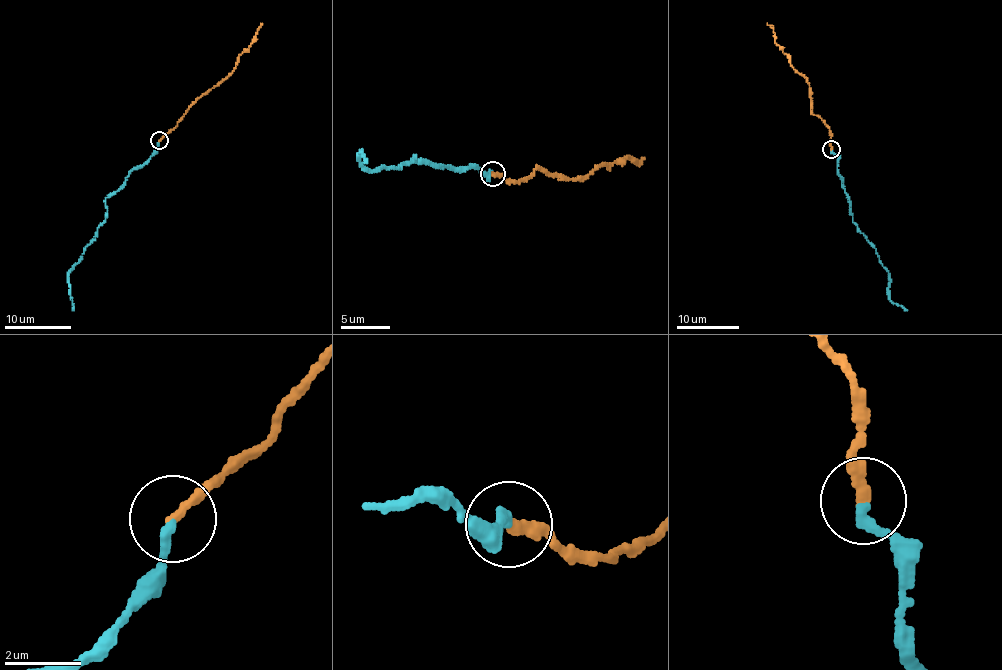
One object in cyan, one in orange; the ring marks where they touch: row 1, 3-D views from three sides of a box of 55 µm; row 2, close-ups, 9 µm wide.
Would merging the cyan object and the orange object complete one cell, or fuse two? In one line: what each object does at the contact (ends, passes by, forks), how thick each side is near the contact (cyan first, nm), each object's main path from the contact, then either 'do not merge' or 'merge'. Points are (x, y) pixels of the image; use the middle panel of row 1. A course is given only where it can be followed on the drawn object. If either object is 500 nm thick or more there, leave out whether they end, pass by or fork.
cyan ends there; orange ends there; 300 nm thick on the cyan side, 280 nm on the other; cyan runs (492, 172), (416, 159), (394, 169), (384, 165), (372, 170), (360, 161), (360, 150), (367, 163); orange runs (492, 173), (514, 182), (531, 175), (536, 168), (568, 180), (629, 157), (637, 163), (644, 159); merge

